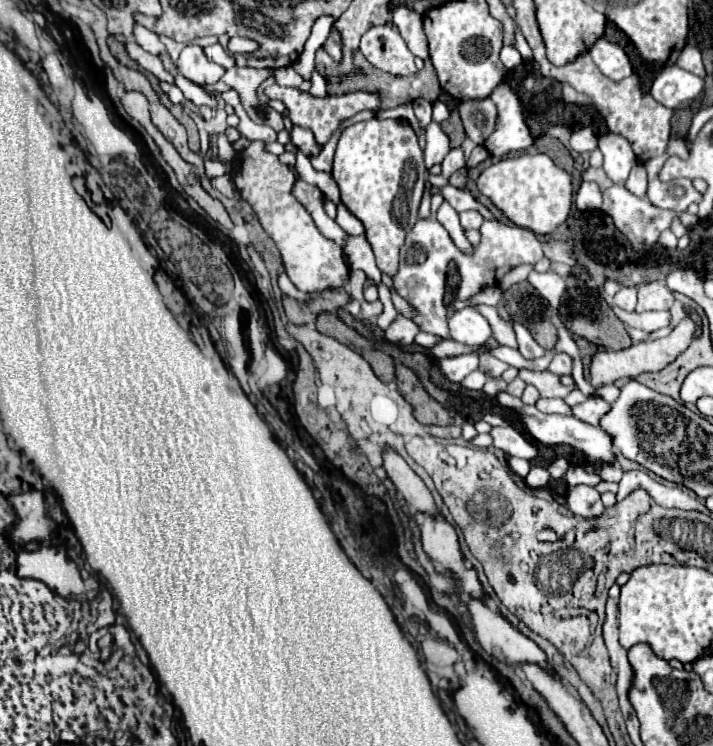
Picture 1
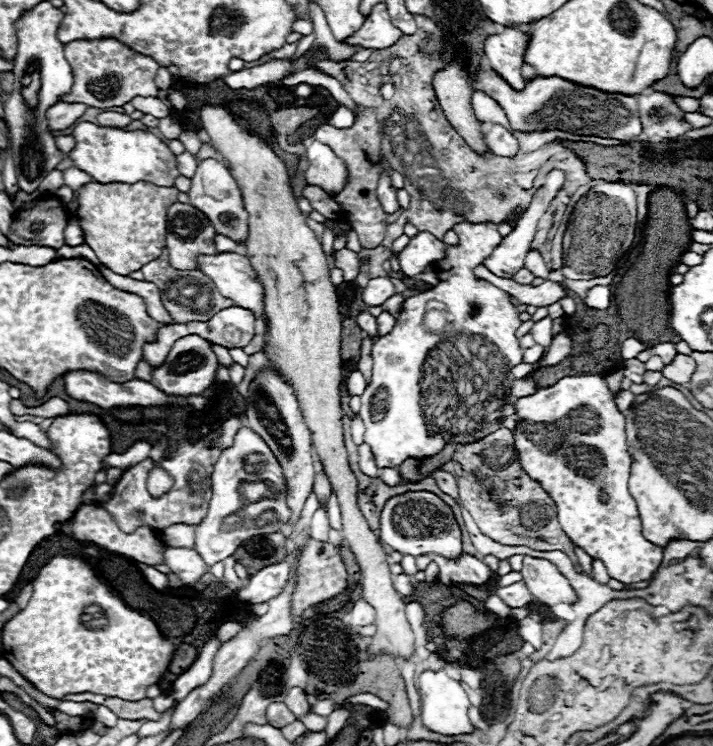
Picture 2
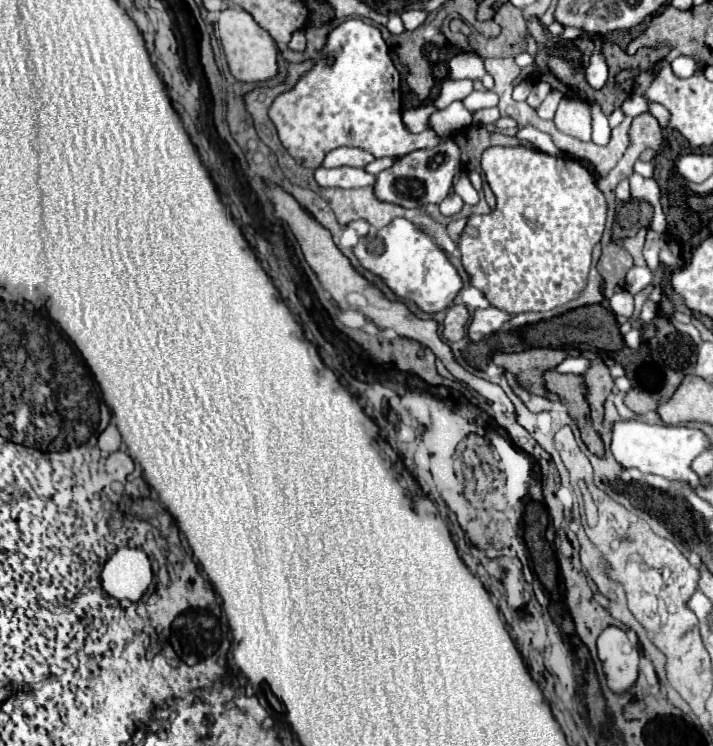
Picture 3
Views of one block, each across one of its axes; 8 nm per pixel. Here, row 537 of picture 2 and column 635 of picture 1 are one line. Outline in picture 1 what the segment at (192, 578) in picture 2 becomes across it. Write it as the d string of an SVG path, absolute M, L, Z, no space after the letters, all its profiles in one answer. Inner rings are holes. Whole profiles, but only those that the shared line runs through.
M608 132L598 138L598 148L604 154L602 168L604 168L606 176L612 182L622 184L628 178L632 166L636 166L636 162L638 162L628 140L624 140L624 136L616 136L616 134Z

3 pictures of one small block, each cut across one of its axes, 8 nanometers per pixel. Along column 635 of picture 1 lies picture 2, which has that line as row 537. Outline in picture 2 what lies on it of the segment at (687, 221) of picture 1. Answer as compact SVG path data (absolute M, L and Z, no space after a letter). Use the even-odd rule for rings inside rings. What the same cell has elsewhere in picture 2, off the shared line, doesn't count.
M246 426L240 428L234 436L232 446L222 450L218 462L214 464L212 500L204 520L196 526L194 550L200 554L204 564L212 566L232 556L242 540L252 538L256 534L278 532L282 524L286 524L288 516L290 508L286 506L286 478L278 458L254 430ZM248 482L270 482L276 492L276 498L262 498L256 502L246 500L246 496L242 494L242 486ZM264 512L274 512L274 514L264 514Z

